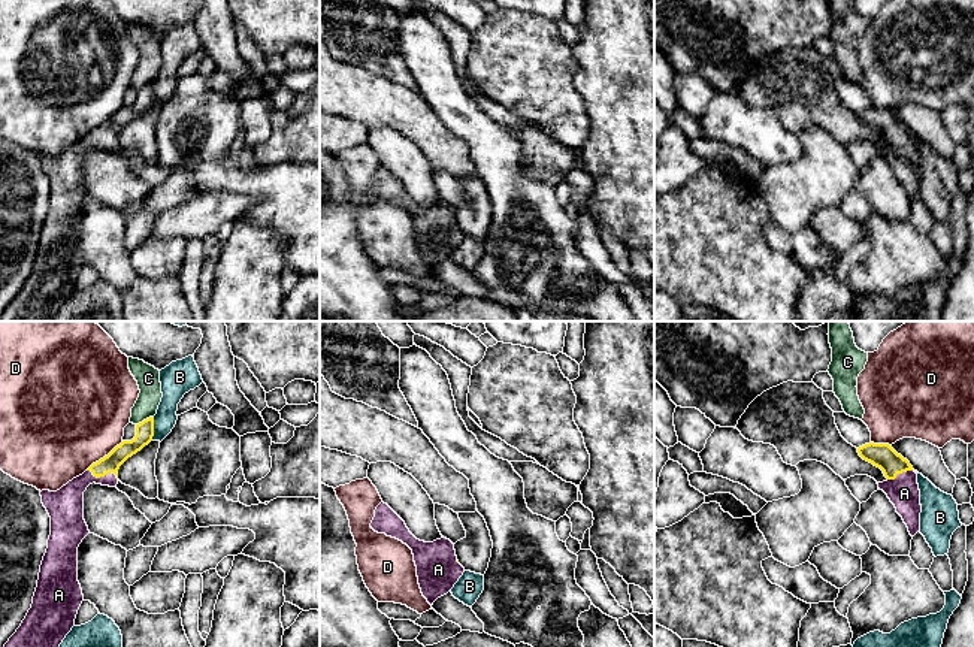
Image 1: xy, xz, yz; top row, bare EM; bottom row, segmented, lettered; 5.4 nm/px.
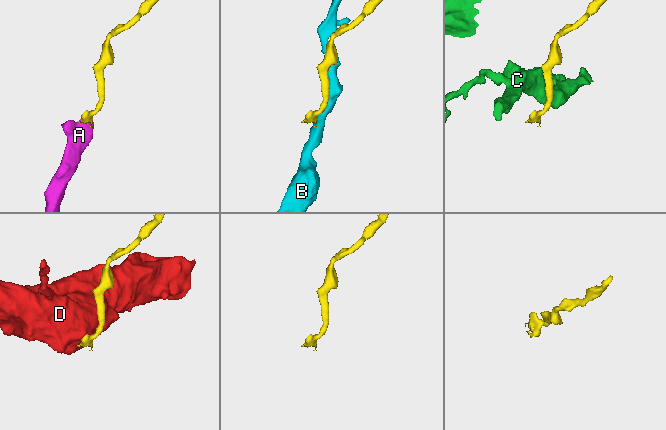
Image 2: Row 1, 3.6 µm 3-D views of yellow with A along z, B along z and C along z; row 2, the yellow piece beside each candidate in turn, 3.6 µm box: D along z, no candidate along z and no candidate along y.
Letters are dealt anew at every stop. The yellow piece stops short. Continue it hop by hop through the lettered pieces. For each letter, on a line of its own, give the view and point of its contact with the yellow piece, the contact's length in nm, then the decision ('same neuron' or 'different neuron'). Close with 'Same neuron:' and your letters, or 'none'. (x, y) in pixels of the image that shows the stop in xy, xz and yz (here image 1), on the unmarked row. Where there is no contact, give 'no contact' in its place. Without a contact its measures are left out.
A: xy (103, 141) | 180 nm | same neuron
B: xy (153, 94) | 130 nm | different neuron
C: xy (144, 85) | 110 nm | different neuron
D: xy (105, 121) | 260 nm | different neuron
Same neuron: A

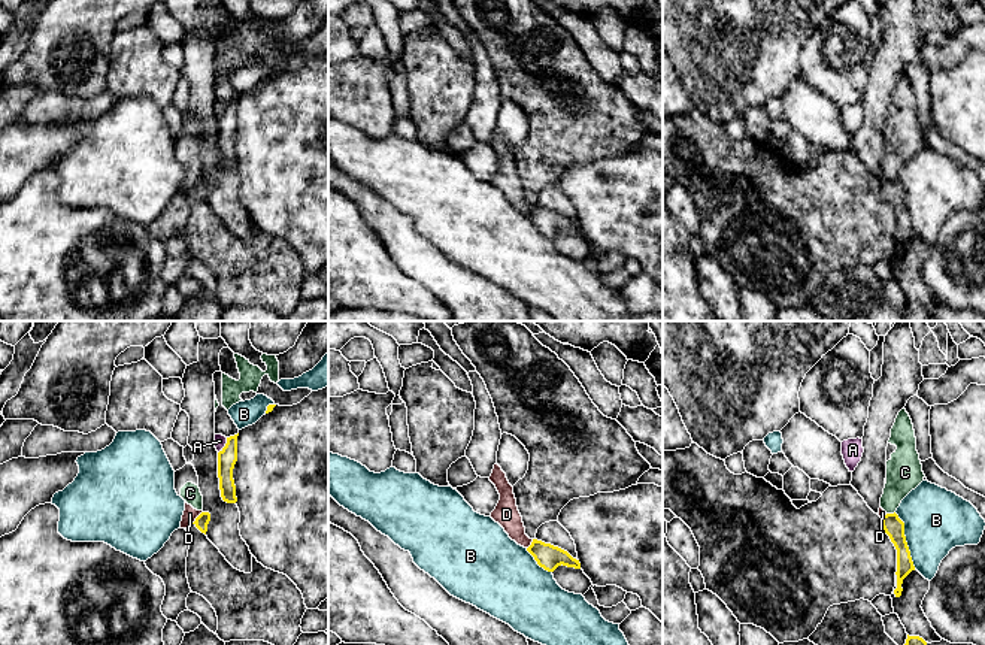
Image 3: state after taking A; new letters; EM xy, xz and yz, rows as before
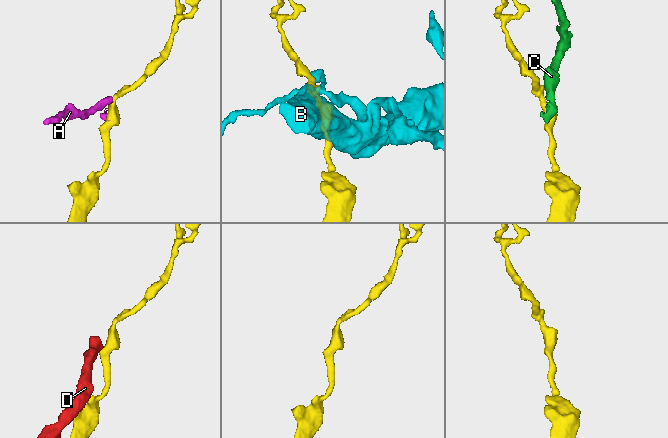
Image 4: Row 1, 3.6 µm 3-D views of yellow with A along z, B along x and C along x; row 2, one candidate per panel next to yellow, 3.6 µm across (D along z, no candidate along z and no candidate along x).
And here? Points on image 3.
A: xy (226, 111) | 100 nm | different neuron
B: yz (905, 206) | 320 nm | different neuron
C: yz (890, 179) | 50 nm | different neuron
D: xy (197, 182) | 90 nm | different neuron
Same neuron: none

